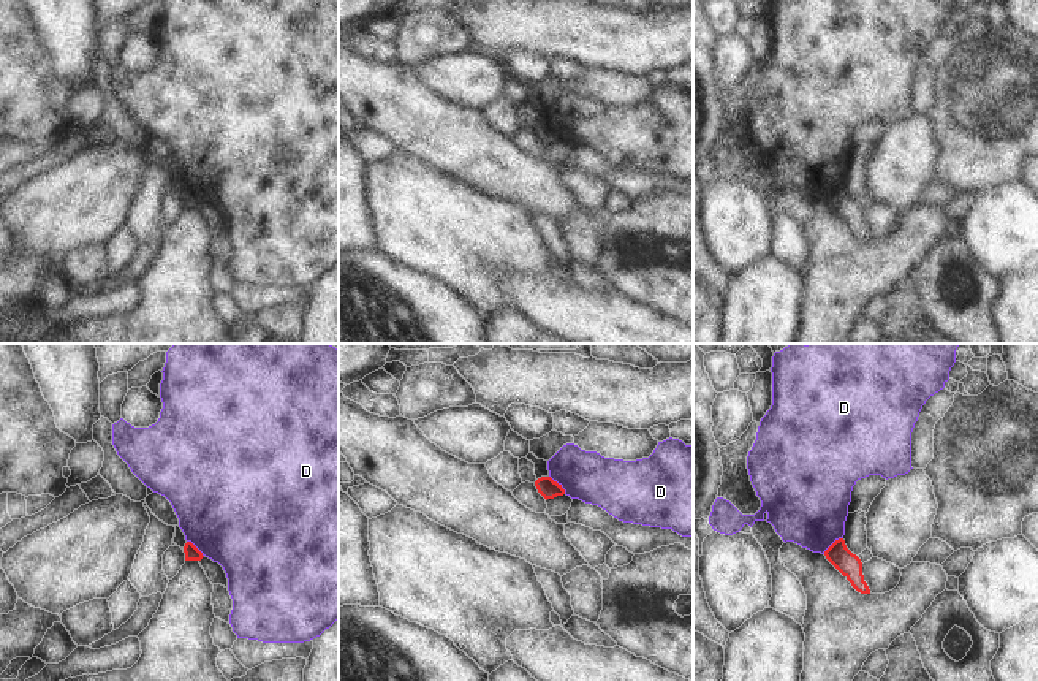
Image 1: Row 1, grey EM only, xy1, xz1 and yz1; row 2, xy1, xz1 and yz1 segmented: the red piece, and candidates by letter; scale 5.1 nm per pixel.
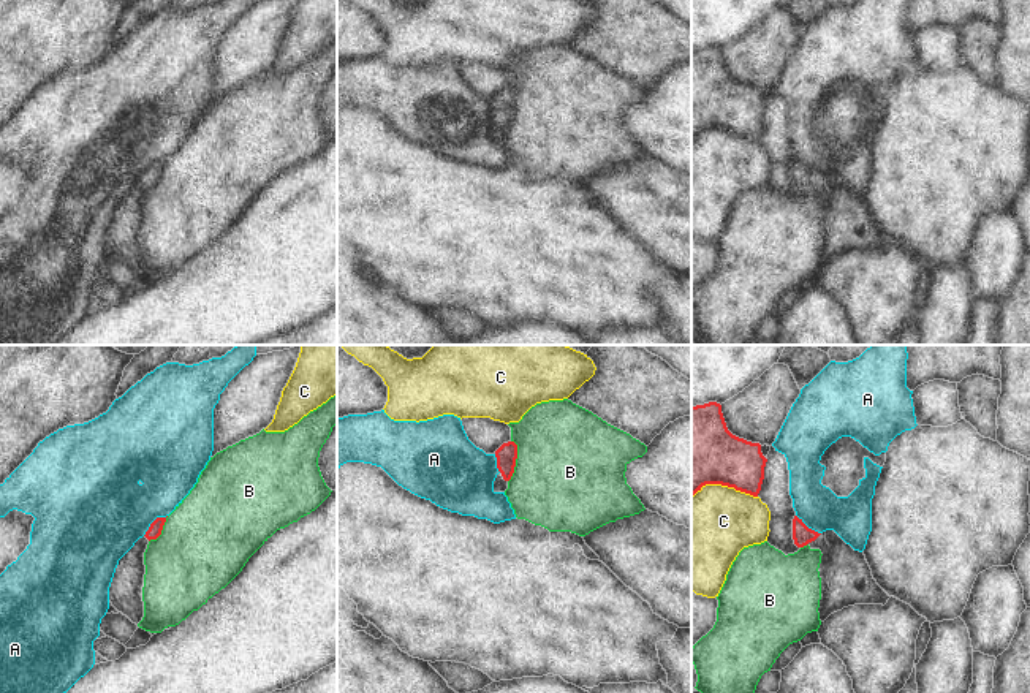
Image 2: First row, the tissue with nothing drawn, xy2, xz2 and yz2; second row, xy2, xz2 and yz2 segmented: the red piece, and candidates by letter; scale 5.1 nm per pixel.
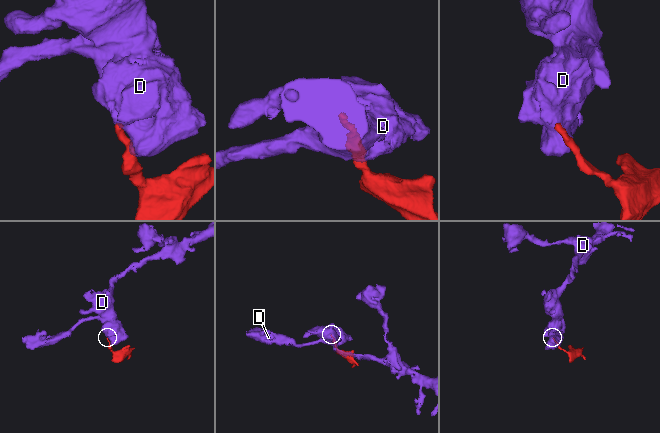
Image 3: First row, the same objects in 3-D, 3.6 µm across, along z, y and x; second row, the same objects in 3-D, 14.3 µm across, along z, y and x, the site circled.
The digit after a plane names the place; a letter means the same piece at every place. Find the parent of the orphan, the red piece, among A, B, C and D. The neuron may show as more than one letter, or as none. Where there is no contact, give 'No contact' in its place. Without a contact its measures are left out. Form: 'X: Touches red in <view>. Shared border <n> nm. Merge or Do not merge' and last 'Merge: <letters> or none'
A: Touches red in xy2. Shared border 170 nm. Do not merge
B: Touches red in xz2. Shared border 220 nm. Do not merge
C: Touches red in yz2. Shared border 340 nm. Do not merge
D: Touches red in xz1. Shared border 130 nm. Do not merge
Merge: none.

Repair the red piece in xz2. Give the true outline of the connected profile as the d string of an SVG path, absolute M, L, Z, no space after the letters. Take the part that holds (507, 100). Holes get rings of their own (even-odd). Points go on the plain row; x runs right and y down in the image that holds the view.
M514 87L503 89L497 97L498 120L494 127L494 138L505 138L511 125L517 104L517 90Z

